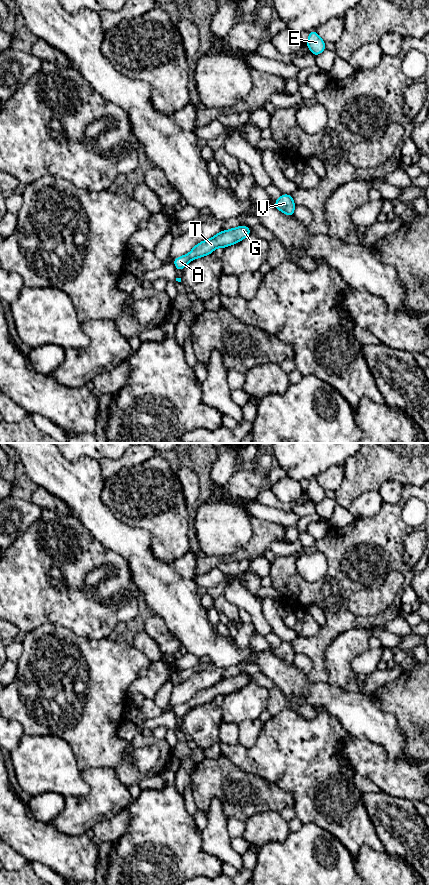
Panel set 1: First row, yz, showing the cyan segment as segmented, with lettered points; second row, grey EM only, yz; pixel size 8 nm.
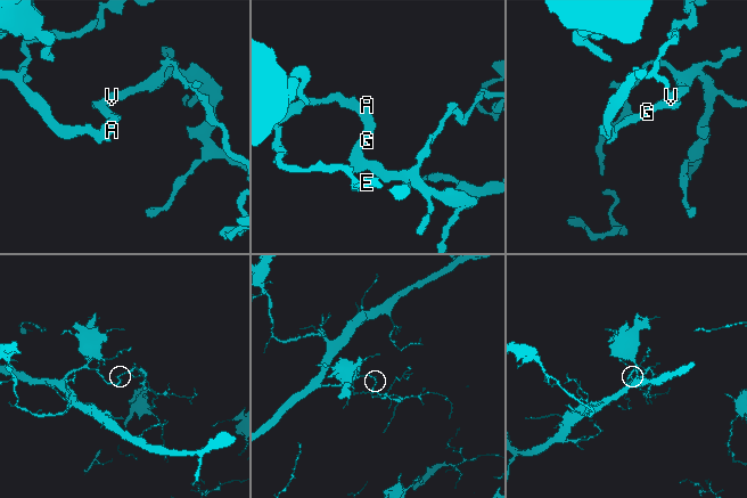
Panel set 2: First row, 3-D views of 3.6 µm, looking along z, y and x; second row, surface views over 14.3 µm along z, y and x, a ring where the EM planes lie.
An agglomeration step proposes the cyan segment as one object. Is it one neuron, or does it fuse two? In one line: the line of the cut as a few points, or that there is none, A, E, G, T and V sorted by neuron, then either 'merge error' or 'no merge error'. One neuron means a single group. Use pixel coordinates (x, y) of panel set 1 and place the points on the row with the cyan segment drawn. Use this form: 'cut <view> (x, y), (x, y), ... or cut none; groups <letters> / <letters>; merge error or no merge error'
cut none; groups A E G T V; no merge error

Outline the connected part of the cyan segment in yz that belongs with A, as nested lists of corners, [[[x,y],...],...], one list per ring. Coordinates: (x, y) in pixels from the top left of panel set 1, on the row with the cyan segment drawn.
[[[238,226],[230,230],[220,231],[214,237],[201,241],[184,256],[179,256],[173,260],[177,270],[183,271],[184,267],[192,260],[211,254],[216,248],[226,248],[232,244],[239,243],[242,239],[250,235],[251,227]]]

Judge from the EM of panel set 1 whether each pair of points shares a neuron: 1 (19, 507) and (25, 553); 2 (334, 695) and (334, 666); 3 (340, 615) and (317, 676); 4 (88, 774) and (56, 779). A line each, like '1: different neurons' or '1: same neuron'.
1: different neurons
2: different neurons
3: same neuron
4: different neurons

